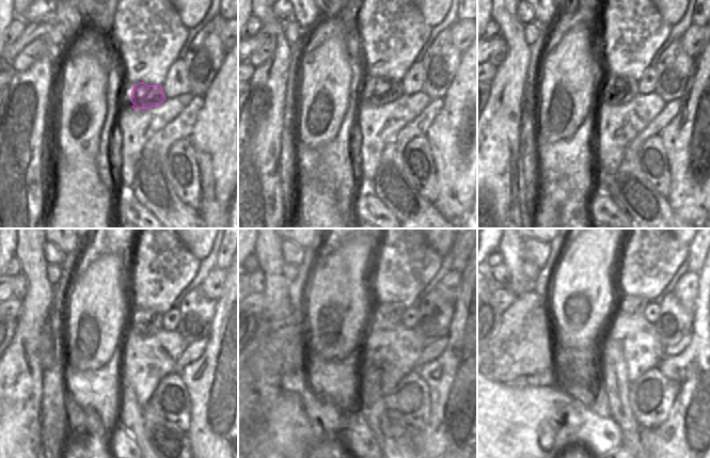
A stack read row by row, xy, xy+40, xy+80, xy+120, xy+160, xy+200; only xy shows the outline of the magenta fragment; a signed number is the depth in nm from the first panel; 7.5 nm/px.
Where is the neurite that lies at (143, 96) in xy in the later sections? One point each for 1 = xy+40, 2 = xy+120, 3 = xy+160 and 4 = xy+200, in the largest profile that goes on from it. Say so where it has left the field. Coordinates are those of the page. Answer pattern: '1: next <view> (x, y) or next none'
1: next xy+40 (384, 91)
2: next xy+120 (145, 321)
3: next xy+160 (384, 313)
4: next xy+200 (629, 304)

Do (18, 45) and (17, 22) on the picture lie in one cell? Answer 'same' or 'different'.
different

